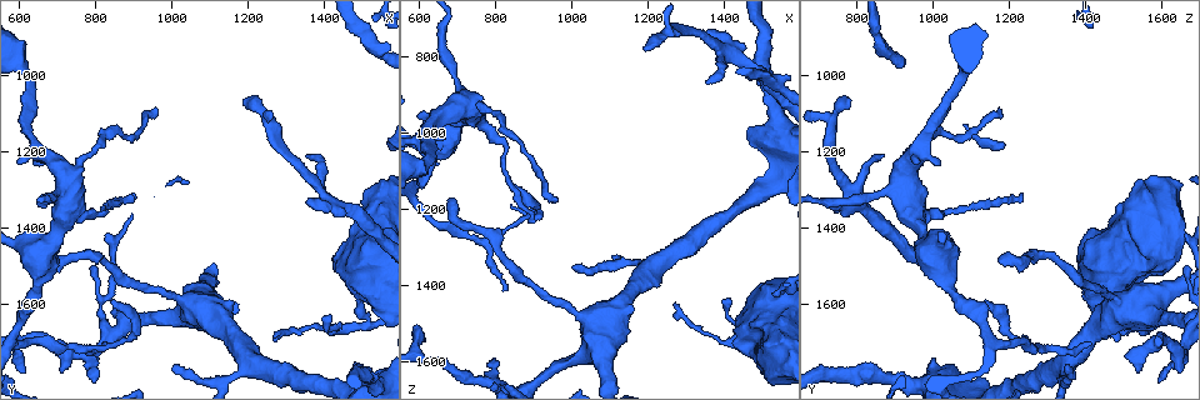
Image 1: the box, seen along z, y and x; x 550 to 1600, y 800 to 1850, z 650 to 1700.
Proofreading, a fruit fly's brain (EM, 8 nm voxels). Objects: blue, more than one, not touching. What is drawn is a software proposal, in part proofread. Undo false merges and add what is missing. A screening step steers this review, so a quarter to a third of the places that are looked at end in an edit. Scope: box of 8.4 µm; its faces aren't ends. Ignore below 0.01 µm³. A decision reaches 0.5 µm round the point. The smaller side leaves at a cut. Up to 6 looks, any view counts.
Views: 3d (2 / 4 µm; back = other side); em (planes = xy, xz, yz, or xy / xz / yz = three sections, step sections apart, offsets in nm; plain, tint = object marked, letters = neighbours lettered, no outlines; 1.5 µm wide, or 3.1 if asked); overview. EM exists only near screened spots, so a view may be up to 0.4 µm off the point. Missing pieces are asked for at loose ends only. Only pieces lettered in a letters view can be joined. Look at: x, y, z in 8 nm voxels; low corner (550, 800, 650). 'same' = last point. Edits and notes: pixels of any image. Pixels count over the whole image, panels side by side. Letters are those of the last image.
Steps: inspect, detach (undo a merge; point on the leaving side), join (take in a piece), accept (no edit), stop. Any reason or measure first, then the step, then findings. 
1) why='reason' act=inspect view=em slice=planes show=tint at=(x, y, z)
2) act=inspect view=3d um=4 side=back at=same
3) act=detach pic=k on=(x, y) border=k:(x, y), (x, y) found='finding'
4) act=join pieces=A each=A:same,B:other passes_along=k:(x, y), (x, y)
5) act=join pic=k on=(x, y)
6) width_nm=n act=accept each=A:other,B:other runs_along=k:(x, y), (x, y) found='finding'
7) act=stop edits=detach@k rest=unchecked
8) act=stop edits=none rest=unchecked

why='an open end' act=inspect view=3d um=4 at=(835, 1590, 1145)

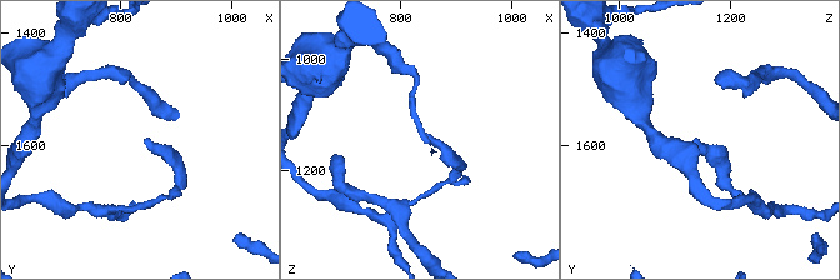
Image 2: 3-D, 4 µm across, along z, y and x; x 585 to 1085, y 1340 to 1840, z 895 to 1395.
why='need the tissue' act=inspect view=em slice=yz step=4 show=letters at=(840, 1590, 1140)

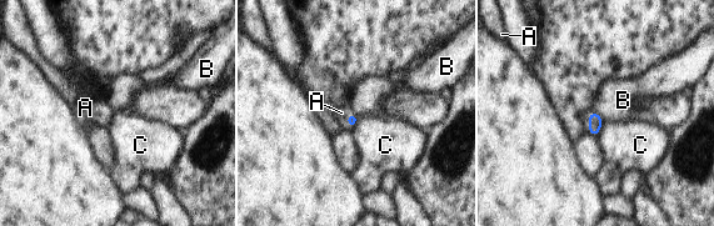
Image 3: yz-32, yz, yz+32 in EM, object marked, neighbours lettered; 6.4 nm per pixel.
act=join pieces=A each=A:same,B:other,C:other passes_along=3:(351, 119), (348, 116), (341, 112) found='it goes on there'

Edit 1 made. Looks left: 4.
act=inspect view=overview

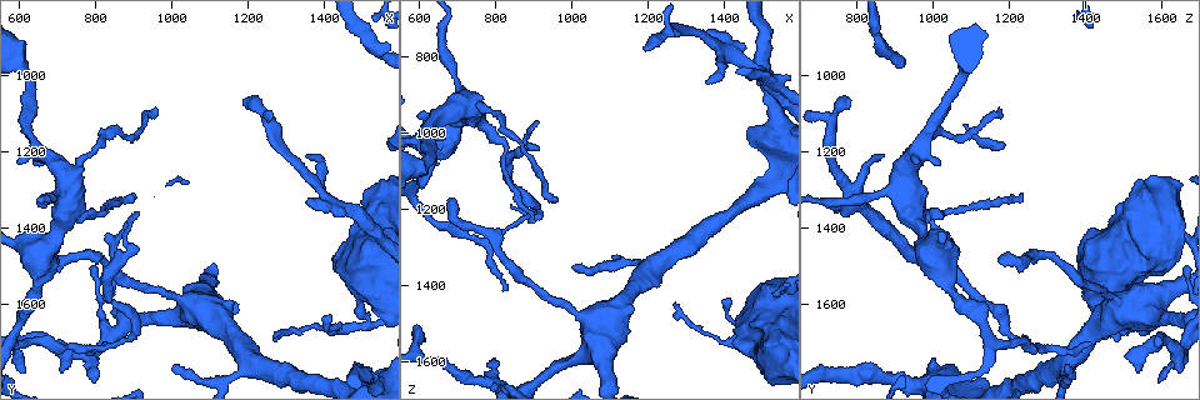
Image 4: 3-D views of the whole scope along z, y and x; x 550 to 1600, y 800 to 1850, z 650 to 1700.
why='thick turns thin' act=inspect view=em slice=xy step=8 show=tint at=(665, 1210, 945)

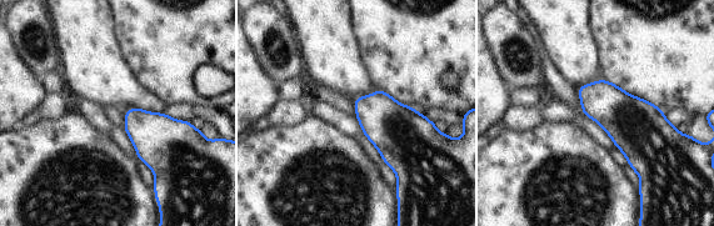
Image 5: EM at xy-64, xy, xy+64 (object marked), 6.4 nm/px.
act=inspect view=em slice=planes show=letters at=same

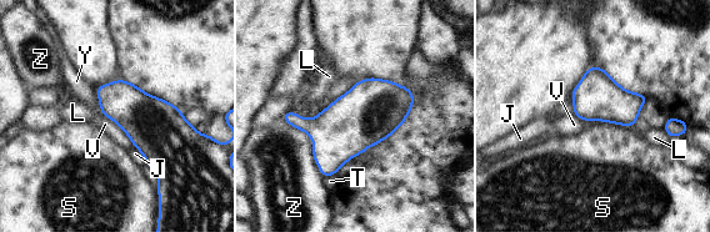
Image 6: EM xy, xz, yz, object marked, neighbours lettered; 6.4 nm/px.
longest_contact=Z:480nm act=accept each=J:other,L:other,S:other,T:other,V:other,Y:other,Z:other border=6:(591, 121), (618, 122), (633, 127) found='all the same cell'

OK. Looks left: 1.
act=stop edits=join@3 rest=unchecked

